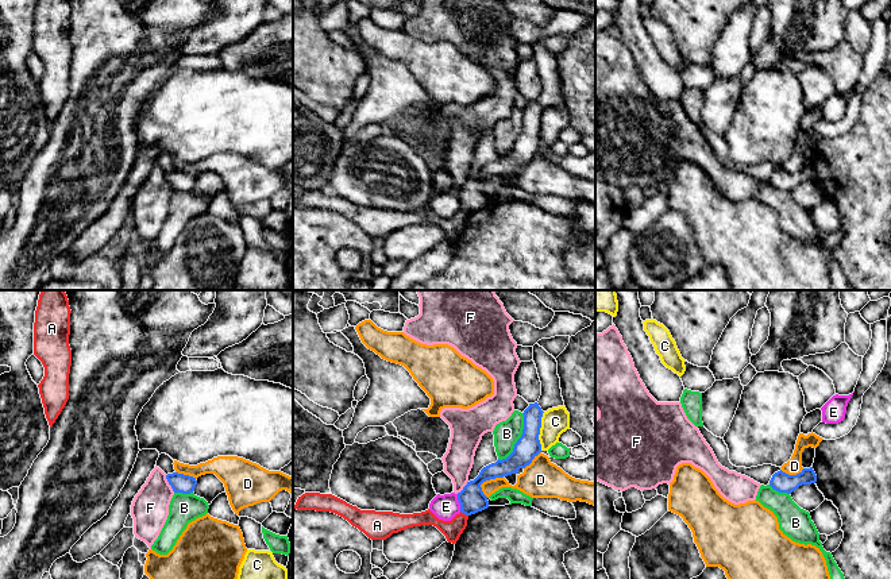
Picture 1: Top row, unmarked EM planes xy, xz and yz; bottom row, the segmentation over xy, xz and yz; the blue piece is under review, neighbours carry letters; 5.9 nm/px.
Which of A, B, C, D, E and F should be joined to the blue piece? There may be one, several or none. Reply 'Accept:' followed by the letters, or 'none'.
Accept: F

